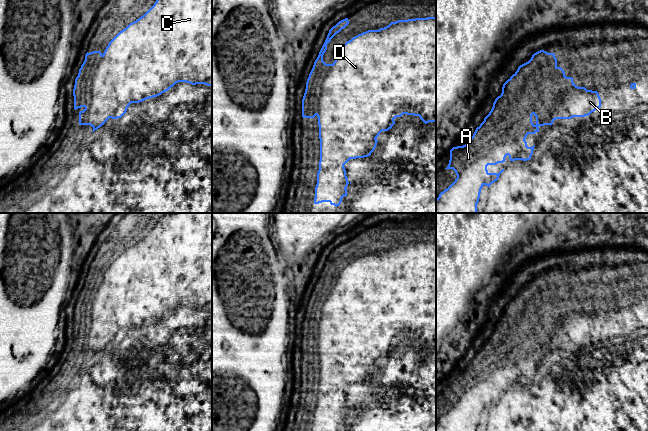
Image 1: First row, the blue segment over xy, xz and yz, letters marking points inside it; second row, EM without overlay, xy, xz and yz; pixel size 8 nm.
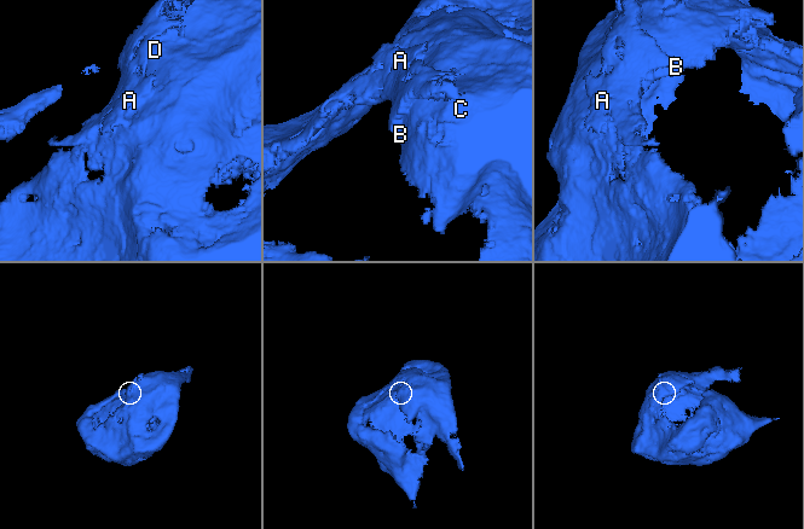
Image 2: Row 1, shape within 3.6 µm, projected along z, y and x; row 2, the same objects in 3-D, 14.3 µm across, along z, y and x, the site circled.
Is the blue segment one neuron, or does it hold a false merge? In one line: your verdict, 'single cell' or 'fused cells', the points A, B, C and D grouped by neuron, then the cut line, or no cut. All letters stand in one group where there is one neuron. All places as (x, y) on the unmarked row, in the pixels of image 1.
single cell; groups A B C D; cut none

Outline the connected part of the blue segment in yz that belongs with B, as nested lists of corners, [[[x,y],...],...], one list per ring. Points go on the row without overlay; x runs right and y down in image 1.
[[[540,274],[534,277],[531,283],[520,289],[517,295],[503,308],[502,317],[498,320],[489,338],[476,352],[471,363],[463,370],[453,371],[450,374],[449,388],[445,393],[453,393],[457,399],[455,405],[436,423],[436,431],[477,431],[481,413],[484,409],[490,411],[498,404],[502,393],[498,398],[489,397],[488,389],[496,389],[505,386],[508,379],[510,385],[531,383],[534,370],[528,371],[526,361],[528,358],[539,356],[539,350],[552,349],[556,343],[571,343],[573,341],[585,341],[601,331],[601,322],[597,315],[587,314],[574,308],[572,301],[566,301],[561,291],[557,290],[554,277]]]

